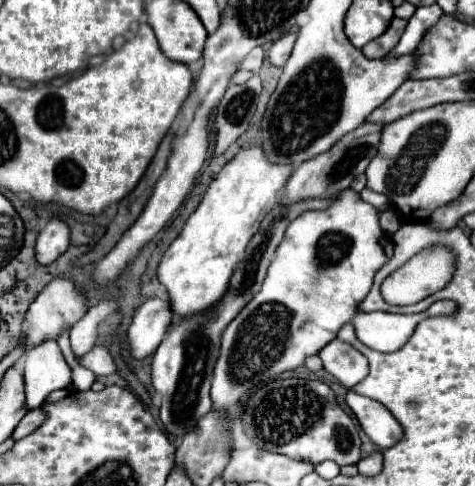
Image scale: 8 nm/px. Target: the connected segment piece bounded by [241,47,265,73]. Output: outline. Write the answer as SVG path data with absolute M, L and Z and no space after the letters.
M261 47L253 49L253 53L241 63L241 69L249 69L253 73L257 73L261 69L261 63L263 63L263 57L265 57L265 51Z

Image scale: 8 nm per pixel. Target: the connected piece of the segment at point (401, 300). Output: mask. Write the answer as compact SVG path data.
M433 245L433 247L427 247L423 253L417 253L415 257L411 257L395 273L391 273L383 281L381 293L383 293L383 299L387 303L393 303L393 305L413 305L413 303L429 297L431 293L443 289L451 281L453 273L455 273L455 255L451 253L451 249L447 249L443 245Z

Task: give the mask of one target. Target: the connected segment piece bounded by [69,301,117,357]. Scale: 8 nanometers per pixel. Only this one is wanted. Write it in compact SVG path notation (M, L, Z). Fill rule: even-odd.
M101 301L99 305L91 307L81 317L81 321L77 321L77 325L73 325L69 339L71 339L71 349L77 357L85 355L95 345L101 323L107 321L107 317L115 311L115 307L117 307L115 301Z

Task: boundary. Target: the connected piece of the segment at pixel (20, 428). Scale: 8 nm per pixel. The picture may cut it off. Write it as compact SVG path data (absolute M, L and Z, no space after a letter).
M33 409L33 411L29 411L29 413L19 421L19 425L15 427L15 431L13 431L11 437L13 437L15 441L27 437L29 433L33 433L33 431L41 425L43 419L45 419L45 413L41 413L41 409Z

